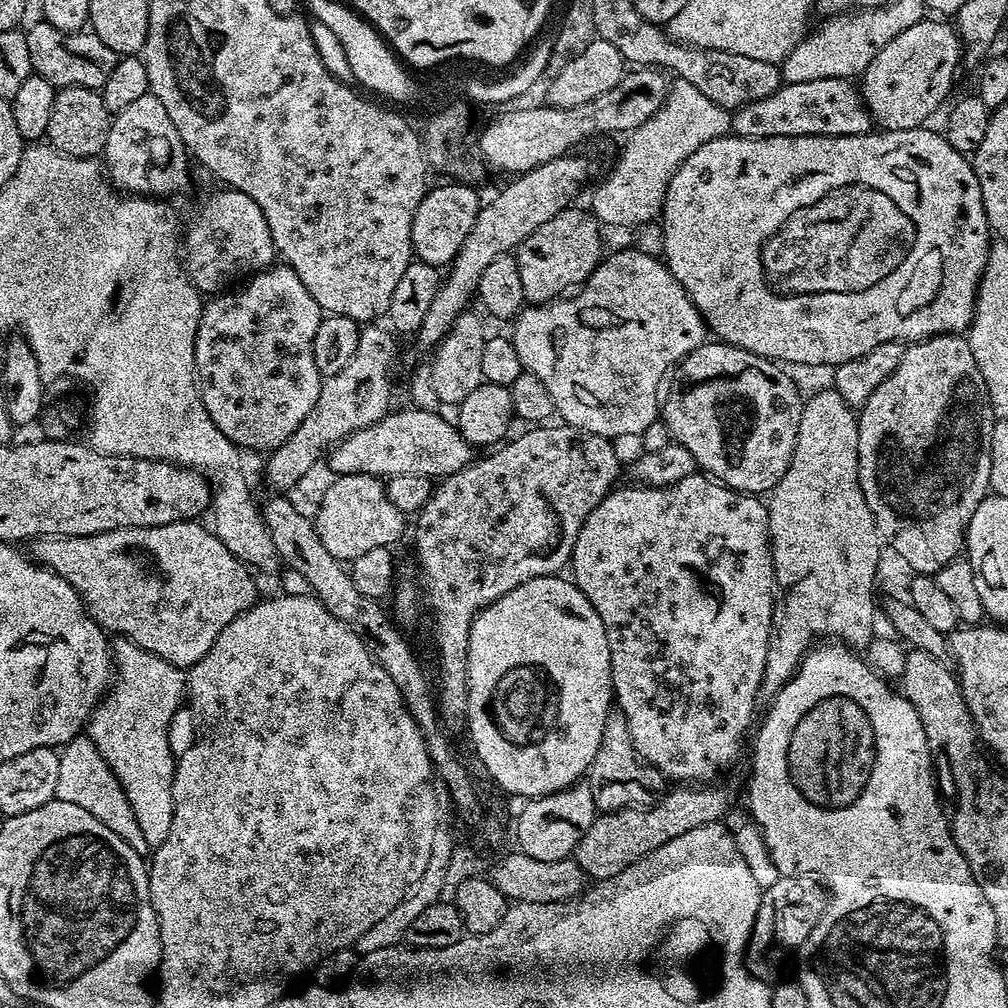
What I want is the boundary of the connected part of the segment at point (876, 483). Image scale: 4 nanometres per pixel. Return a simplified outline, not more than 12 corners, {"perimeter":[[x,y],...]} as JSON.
{"perimeter":[[960,334],[859,409],[887,547],[934,576],[989,495],[997,422]]}

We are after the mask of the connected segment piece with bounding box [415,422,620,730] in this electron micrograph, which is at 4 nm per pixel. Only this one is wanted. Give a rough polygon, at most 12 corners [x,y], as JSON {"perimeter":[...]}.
{"perimeter":[[556,422],[443,477],[415,517],[444,727],[470,626],[569,567],[617,487],[611,439]]}

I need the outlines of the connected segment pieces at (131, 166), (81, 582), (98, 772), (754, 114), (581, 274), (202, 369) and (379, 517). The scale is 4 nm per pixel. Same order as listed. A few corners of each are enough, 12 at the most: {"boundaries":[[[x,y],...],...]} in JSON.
{"boundaries":[[[151,94],[115,113],[102,153],[121,193],[168,198],[190,153]],[[179,520],[33,539],[101,628],[181,670],[258,600]],[[86,735],[59,749],[56,799],[147,857],[146,834]],[[851,79],[781,83],[731,113],[746,138],[857,136]],[[570,206],[514,255],[529,305],[580,287],[602,225]],[[283,262],[201,307],[214,426],[267,454],[318,402],[322,309]],[[336,476],[314,523],[334,559],[395,545],[385,481]]]}

